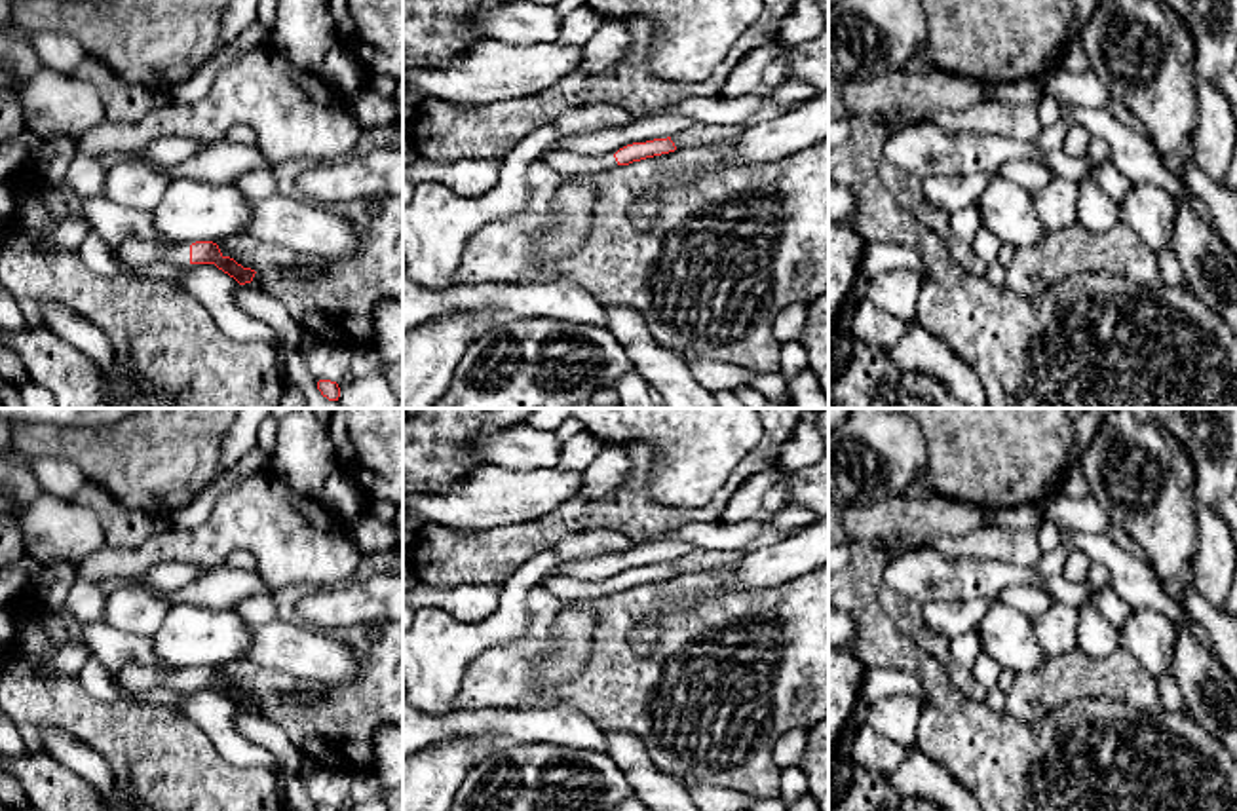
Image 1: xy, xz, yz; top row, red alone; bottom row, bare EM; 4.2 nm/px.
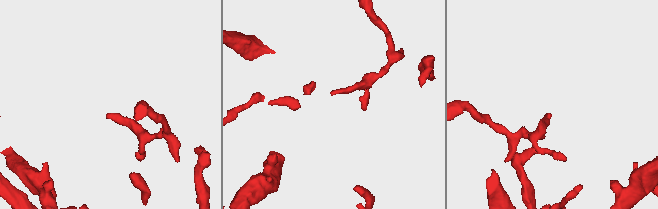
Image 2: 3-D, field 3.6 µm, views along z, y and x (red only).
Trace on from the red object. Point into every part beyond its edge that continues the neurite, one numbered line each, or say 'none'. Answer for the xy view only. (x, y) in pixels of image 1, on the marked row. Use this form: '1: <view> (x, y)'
1: xy (137, 251)

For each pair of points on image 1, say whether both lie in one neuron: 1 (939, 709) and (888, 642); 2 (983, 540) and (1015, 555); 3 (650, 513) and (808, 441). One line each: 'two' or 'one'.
1: one
2: one
3: two

